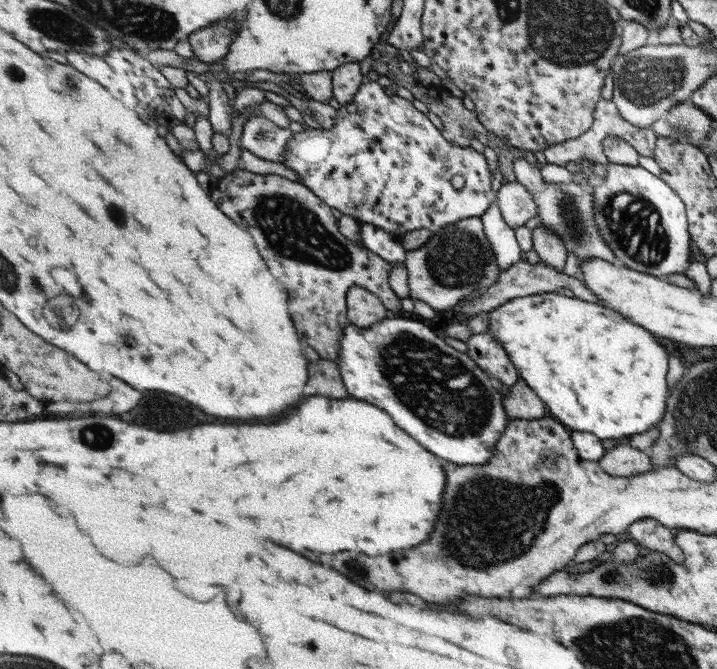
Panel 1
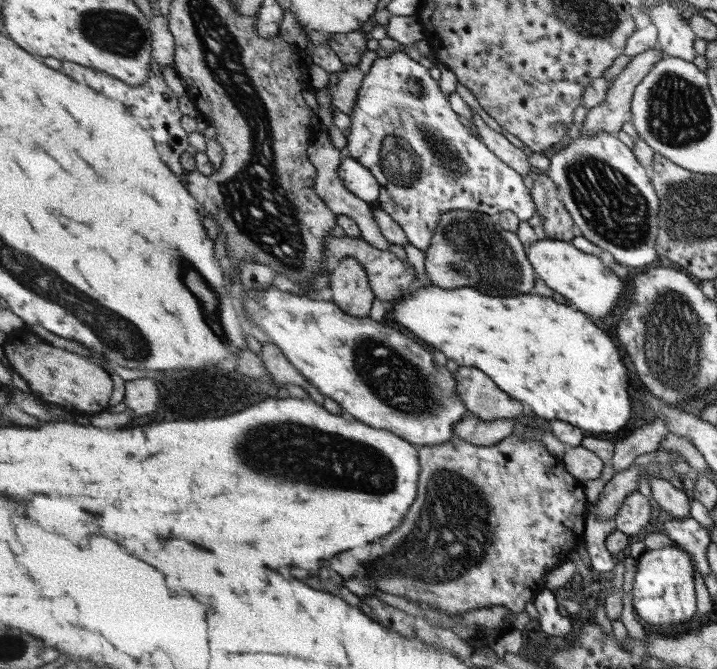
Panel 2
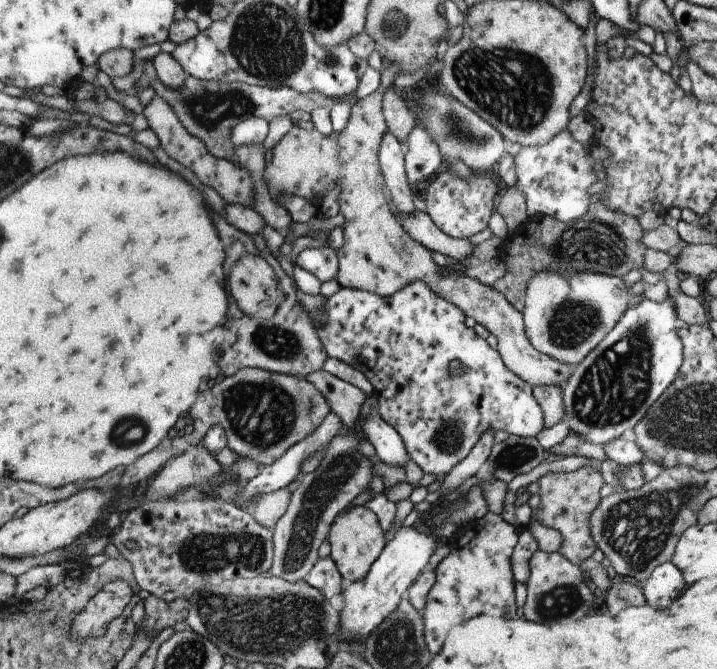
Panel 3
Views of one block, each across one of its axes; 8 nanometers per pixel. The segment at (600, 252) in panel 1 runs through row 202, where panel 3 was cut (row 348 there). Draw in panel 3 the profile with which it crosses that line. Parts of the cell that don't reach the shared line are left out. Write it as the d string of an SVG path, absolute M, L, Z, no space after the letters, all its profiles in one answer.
M553 270L537 272L527 284L523 306L527 338L539 352L553 354L561 364L575 368L621 320L631 298L623 280L617 276L579 270L579 274L565 278Z

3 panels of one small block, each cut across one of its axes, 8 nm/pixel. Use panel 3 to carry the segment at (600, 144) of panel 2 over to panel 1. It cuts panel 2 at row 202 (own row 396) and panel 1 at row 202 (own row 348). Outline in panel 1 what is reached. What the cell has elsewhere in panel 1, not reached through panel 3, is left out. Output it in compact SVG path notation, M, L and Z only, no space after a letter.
M605 164L605 180L593 186L593 222L603 244L611 250L617 264L665 278L667 274L685 274L689 266L689 230L685 204L665 182L641 166Z

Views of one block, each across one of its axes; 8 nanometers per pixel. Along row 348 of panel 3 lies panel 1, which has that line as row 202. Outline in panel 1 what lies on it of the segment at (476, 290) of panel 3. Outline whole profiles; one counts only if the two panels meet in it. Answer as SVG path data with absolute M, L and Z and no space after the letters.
M507 182L497 192L497 196L499 196L497 204L503 210L505 220L515 230L523 228L529 218L537 218L537 214L539 214L539 206L533 200L533 194L529 190L525 190L525 186L521 182Z

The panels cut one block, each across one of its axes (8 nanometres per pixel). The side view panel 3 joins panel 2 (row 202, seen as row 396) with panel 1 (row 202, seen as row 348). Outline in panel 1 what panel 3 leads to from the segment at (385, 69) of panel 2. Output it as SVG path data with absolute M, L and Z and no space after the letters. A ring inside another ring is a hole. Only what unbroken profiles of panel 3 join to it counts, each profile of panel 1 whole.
M365 82L355 100L339 108L339 118L331 130L311 128L295 134L287 146L287 162L281 164L299 174L301 184L317 192L317 196L343 216L353 216L361 224L375 224L395 234L399 240L405 238L407 232L427 228L435 234L465 218L481 218L499 200L497 192L493 192L489 160L481 152L447 142L443 130L439 130L427 114L417 110L411 100L391 94L377 82ZM453 176L461 176L465 180L461 190L453 188Z

